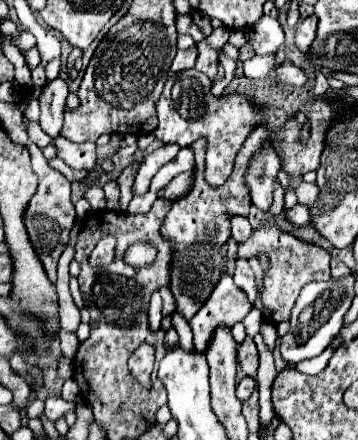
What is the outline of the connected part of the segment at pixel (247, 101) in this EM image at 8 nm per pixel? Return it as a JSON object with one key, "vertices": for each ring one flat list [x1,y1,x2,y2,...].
{"vertices":[[178,72,176,76,170,76,160,100,156,102,158,110,158,128,154,130,156,140,170,144,176,142,178,146,186,148,192,146,198,138,208,140,208,152,206,152,206,182,210,186,222,186,234,168,234,158,240,152,244,140,250,136,250,132,266,122,266,116,262,108,254,102,254,98,248,98,246,94,234,92,228,96,216,98,212,92,212,80,198,72]]}

